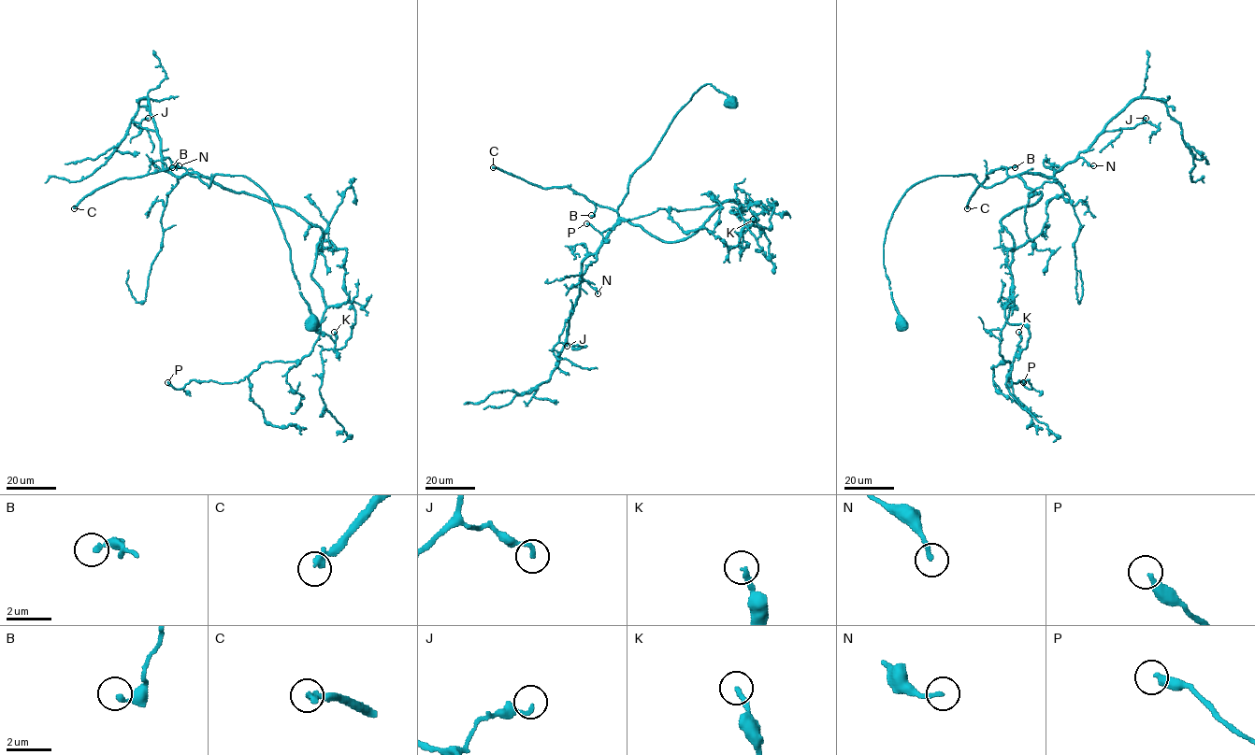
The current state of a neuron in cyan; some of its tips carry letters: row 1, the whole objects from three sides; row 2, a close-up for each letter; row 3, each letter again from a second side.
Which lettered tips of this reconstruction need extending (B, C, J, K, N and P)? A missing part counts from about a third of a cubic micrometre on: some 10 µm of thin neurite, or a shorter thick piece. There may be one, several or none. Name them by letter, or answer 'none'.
C, K, P

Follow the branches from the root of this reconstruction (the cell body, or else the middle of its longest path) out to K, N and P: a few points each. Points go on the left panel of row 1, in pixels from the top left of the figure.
K: (313, 323), (268, 196), (200, 176), (321, 229), (311, 278), (355, 311), (339, 349), (334, 332)
N: (313, 323), (268, 196), (243, 176), (216, 174), (209, 187), (196, 173), (172, 175), (162, 160), (179, 165)
P: (313, 323), (268, 196), (200, 176), (321, 229), (325, 310), (299, 361), (167, 382)

